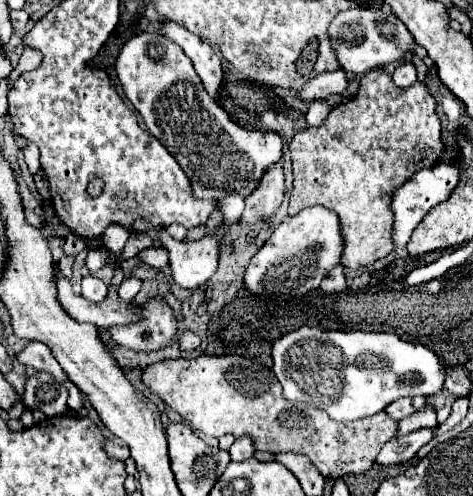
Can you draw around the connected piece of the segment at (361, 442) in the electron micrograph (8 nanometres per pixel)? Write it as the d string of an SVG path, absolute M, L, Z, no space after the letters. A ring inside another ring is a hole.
M203 354L197 358L161 360L141 368L141 382L201 434L213 438L221 438L223 434L233 434L235 438L249 434L257 450L271 454L299 452L309 456L311 464L331 480L345 474L367 472L375 464L379 448L391 440L397 430L397 422L385 412L355 422L335 422L319 408L303 402L287 402L275 374L259 362L241 356Z

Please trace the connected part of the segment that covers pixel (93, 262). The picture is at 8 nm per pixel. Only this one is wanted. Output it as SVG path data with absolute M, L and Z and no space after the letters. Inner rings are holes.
M103 246L103 248L97 248L97 250L89 250L85 266L87 266L87 270L91 270L91 274L95 274L97 270L101 270L103 266L113 264L113 262L119 262L119 256Z

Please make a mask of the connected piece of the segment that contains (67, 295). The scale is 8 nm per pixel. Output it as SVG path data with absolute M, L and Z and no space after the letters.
M61 271L57 275L57 300L61 308L77 322L89 322L99 328L109 328L115 324L129 324L139 318L139 308L135 302L119 300L117 292L111 288L103 302L87 302L83 296L73 294L69 280Z

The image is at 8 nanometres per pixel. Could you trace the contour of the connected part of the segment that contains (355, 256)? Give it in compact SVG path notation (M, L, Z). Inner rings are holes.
M371 70L361 78L361 86L355 98L335 106L319 128L307 128L293 136L289 152L295 180L289 214L295 216L309 206L323 206L337 212L345 242L341 266L347 270L361 270L375 260L385 258L395 248L391 240L393 214L389 210L393 190L407 182L407 178L411 178L421 168L431 168L437 162L441 150L441 124L435 114L435 100L431 92L421 82L415 82L409 88L399 88L387 72Z

